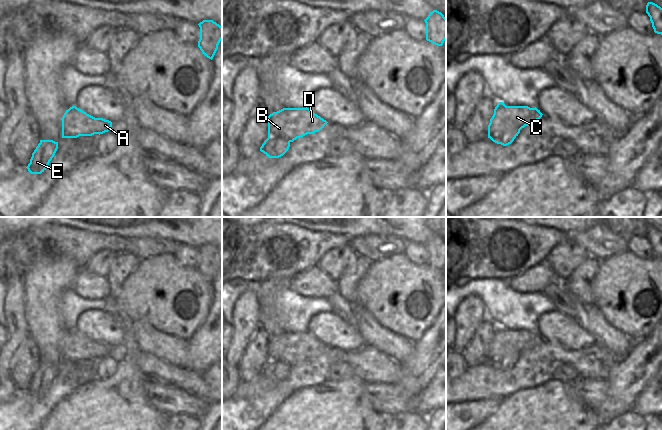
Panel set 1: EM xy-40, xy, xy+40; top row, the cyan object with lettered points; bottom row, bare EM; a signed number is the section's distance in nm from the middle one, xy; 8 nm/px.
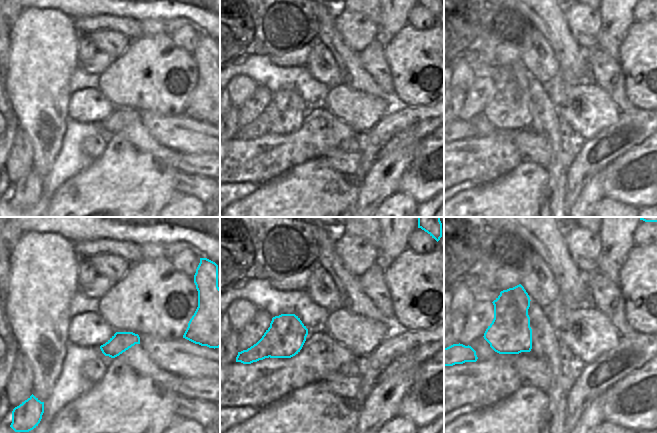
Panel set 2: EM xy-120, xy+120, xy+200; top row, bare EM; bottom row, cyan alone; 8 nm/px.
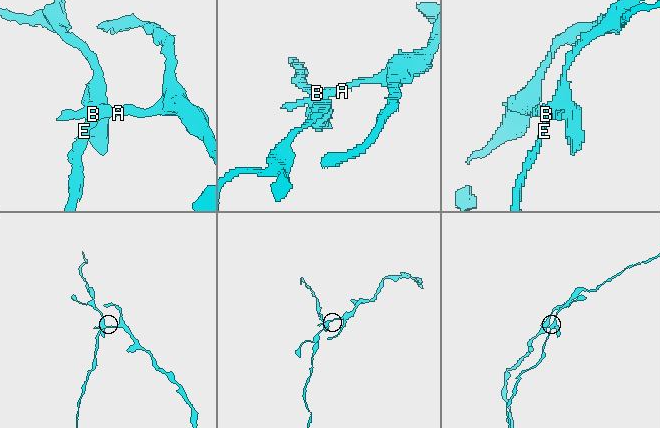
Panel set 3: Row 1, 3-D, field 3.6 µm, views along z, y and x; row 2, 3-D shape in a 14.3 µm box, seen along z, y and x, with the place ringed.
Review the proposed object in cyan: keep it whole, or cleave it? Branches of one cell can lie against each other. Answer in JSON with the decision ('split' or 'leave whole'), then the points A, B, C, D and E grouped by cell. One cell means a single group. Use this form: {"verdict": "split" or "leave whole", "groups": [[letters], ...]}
{"verdict": "split", "groups": [["A", "B", "C", "D"], ["E"]]}

